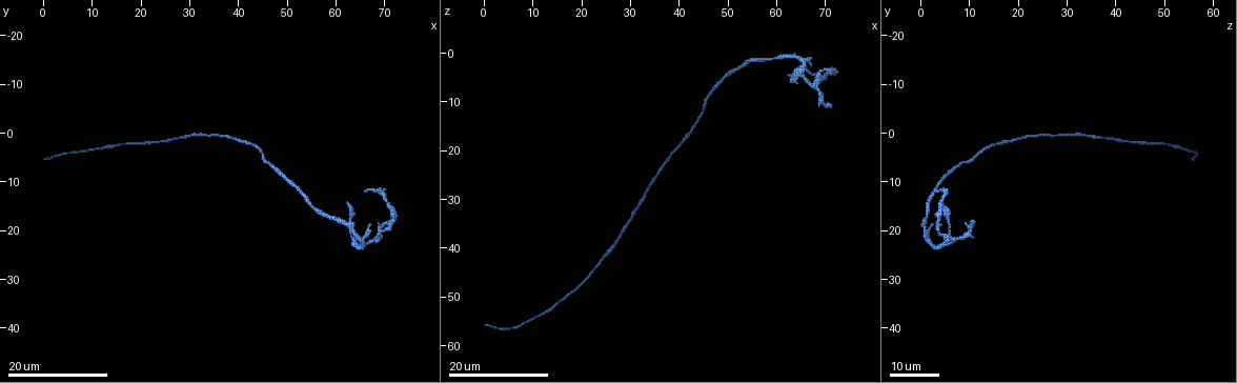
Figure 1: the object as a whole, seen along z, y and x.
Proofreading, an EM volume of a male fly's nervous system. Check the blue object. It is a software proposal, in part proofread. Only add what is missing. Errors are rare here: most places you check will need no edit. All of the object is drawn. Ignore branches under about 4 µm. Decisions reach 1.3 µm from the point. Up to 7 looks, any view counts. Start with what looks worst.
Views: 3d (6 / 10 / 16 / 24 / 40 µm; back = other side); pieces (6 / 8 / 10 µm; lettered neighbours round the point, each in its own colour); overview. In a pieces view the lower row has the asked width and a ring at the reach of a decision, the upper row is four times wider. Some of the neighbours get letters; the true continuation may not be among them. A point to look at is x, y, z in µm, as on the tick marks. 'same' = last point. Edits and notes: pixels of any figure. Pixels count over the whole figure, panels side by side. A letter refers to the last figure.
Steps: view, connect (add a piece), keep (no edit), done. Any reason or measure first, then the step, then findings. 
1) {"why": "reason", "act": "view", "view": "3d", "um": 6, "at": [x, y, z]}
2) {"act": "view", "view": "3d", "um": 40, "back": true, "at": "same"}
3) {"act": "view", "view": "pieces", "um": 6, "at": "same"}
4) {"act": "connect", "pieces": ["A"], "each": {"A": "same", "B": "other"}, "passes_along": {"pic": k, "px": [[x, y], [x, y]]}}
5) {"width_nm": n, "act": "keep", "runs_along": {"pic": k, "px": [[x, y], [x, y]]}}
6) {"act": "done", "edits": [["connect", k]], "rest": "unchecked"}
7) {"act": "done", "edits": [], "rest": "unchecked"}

{"why": "end of a long branch", "act": "view", "view": "3d", "um": 16, "at": [0.5, 5.5, 56.0]}

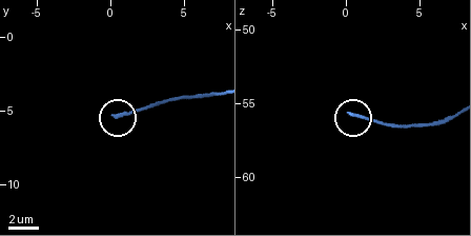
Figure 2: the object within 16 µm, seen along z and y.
{"act": "view", "view": "3d", "um": 6, "at": [0.4, 5.2, 55.8]}

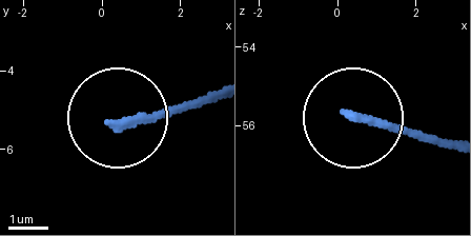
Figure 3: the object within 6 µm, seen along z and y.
{"act": "view", "view": "pieces", "um": 6, "at": [0.35, 5.35, 55.70]}

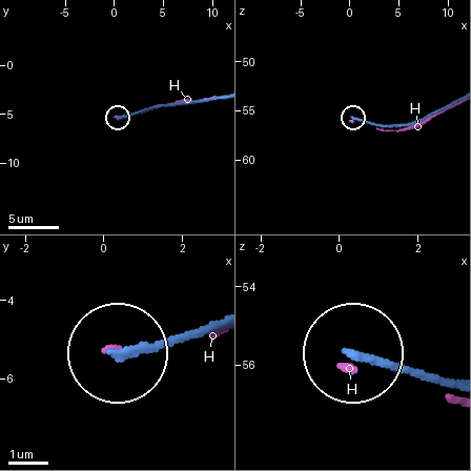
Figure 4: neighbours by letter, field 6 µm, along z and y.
{"width_nm": 190, "act": "keep", "each": {"H": "other"}, "runs_along": {"pic": 4, "px": [[209, 324], [122, 350]]}, "found": "none of them fits"}

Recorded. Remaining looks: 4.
{"why": "tapers out", "act": "view", "view": "3d", "um": 24, "at": [62.5, 14.5, 4.0]}

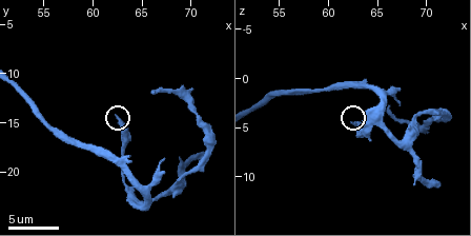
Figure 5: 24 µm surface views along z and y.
{"why": "what lies round it", "act": "view", "view": "pieces", "um": 6, "at": "same"}

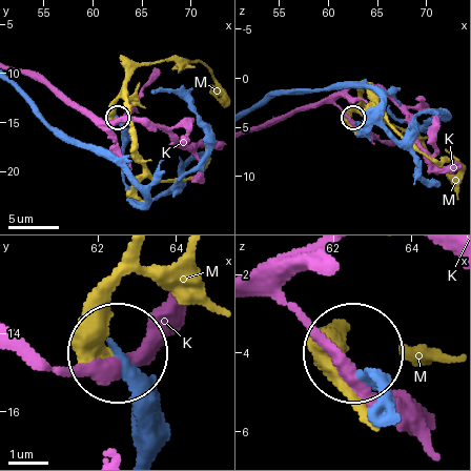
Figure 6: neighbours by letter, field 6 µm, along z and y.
{"act": "keep", "each": {"K": "other", "M": "other"}, "runs_along": {"pic": 6, "px": [[336, 89], [366, 87], [381, 99], [359, 135], [354, 123]]}, "found": "no lettered piece goes on from it"}

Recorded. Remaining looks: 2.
{"why": "branch stops here", "act": "view", "view": "pieces", "um": 8, "at": [66.2, 11.8, 2.8]}

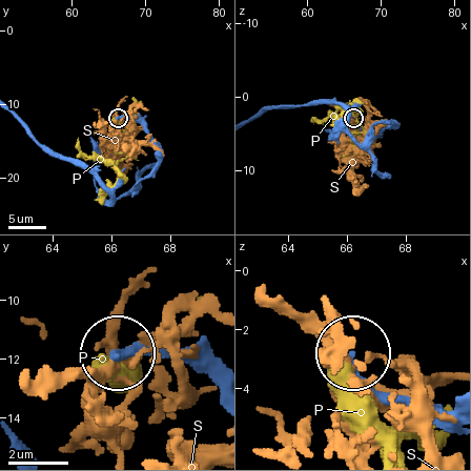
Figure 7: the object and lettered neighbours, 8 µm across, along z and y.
{"act": "keep", "each": {"P": "other", "S": "other"}, "found": "none of them fits"}

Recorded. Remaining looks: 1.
{"act": "done", "edits": [], "rest": "unchecked"}

